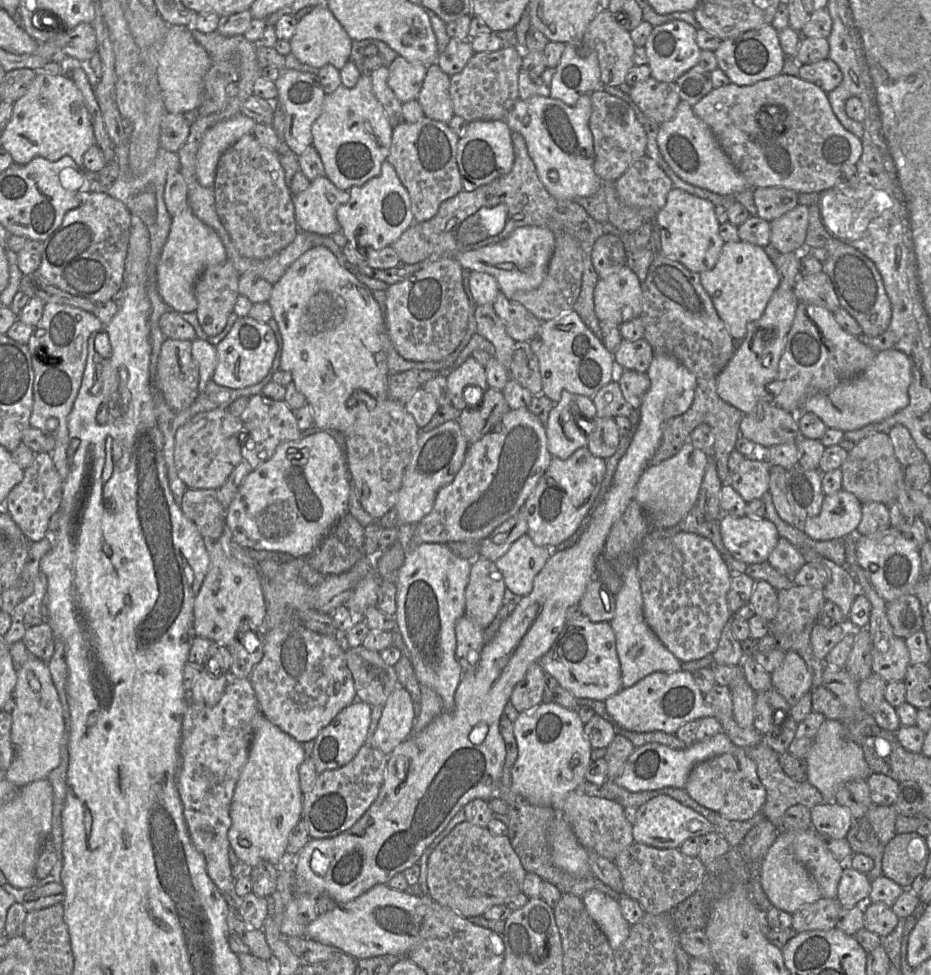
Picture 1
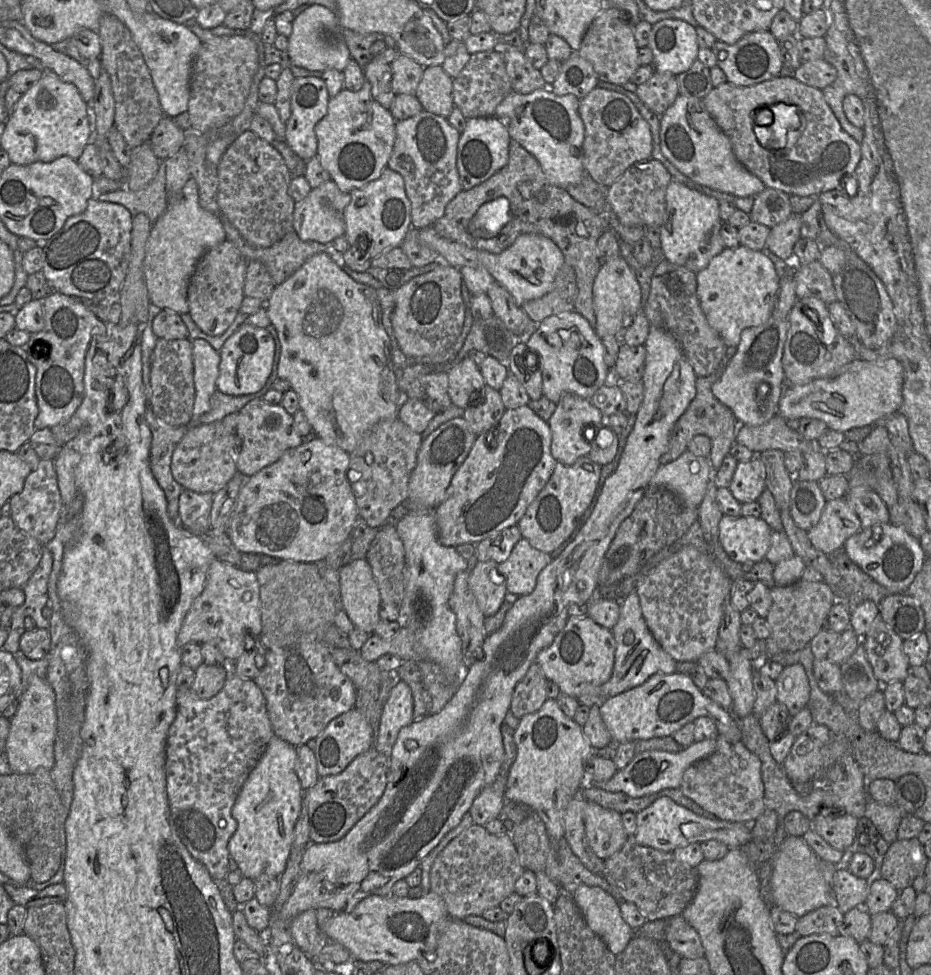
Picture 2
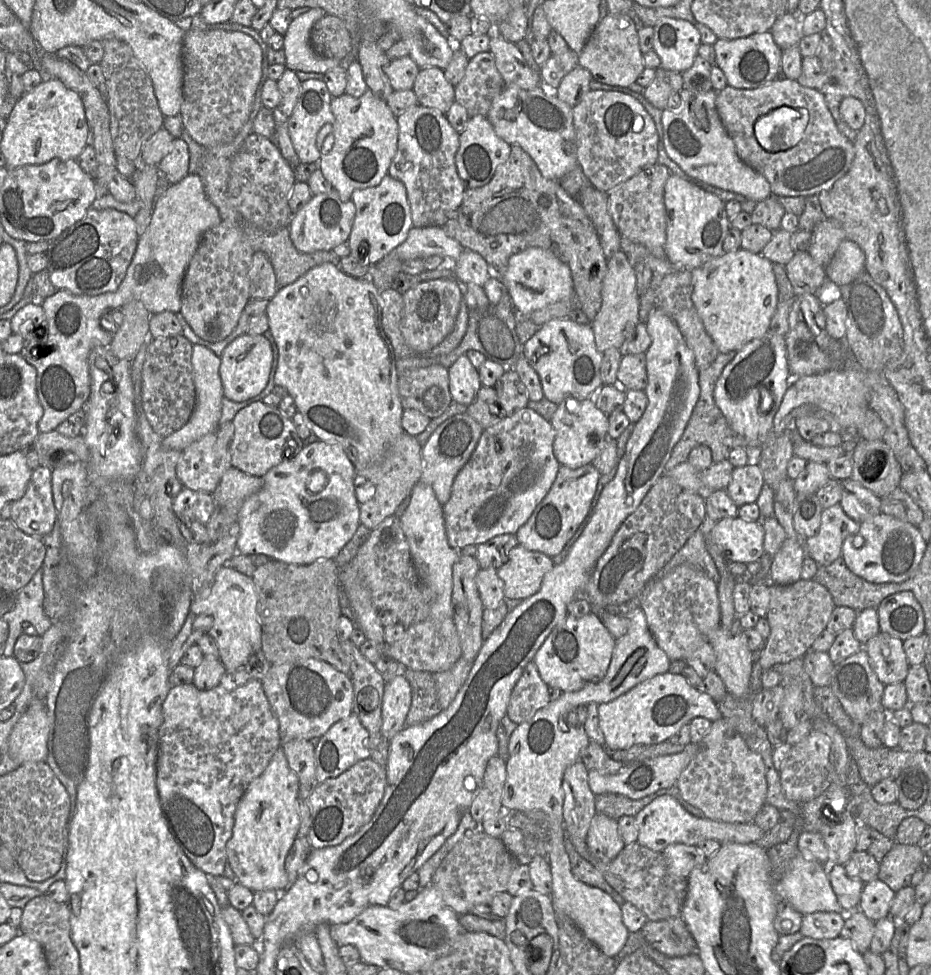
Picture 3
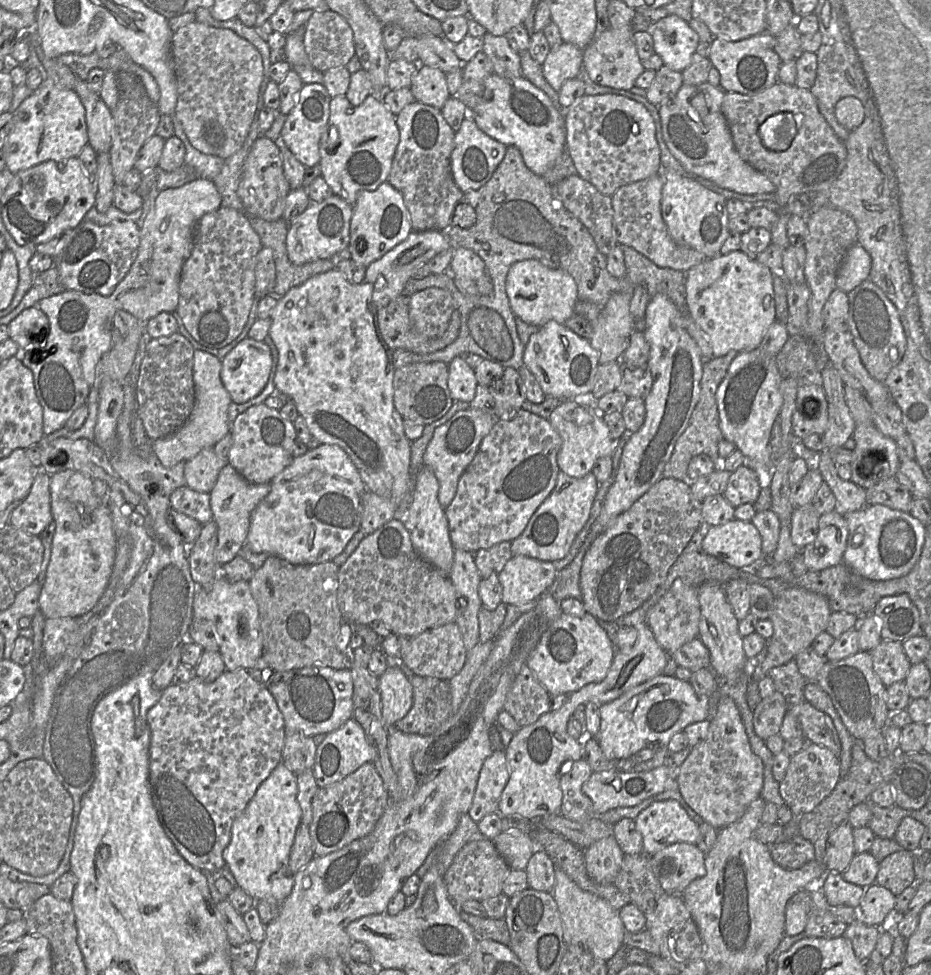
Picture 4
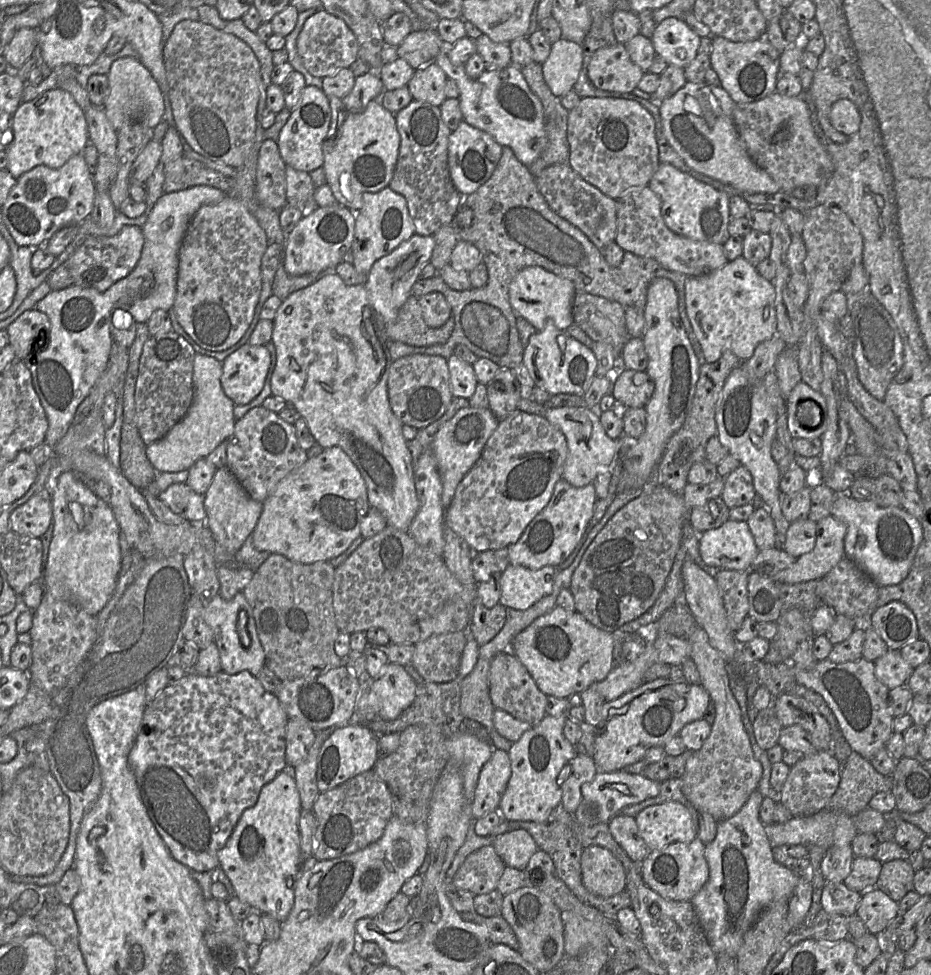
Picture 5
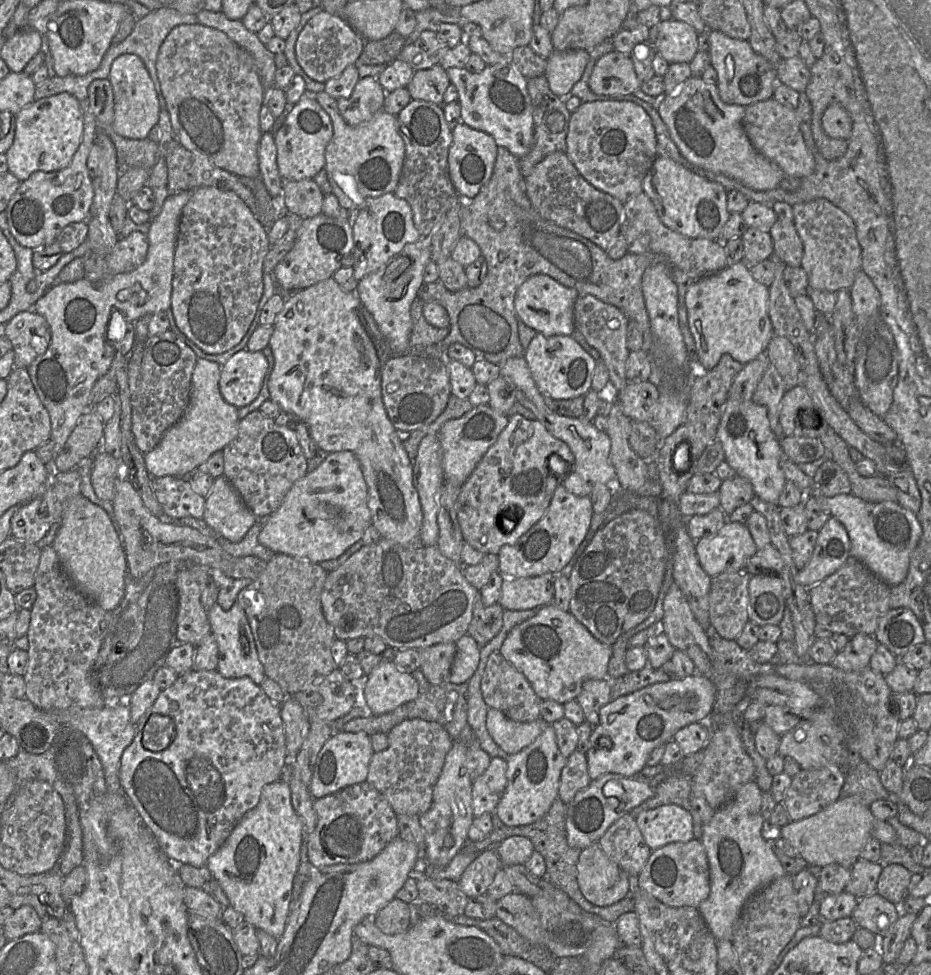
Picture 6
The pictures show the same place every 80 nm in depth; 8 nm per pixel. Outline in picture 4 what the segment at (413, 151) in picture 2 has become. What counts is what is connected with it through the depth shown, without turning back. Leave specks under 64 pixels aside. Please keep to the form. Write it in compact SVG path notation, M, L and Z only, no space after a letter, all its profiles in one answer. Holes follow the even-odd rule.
M416 100L396 115L396 123L400 139L387 181L401 193L412 230L446 231L451 226L455 207L463 199L451 170L455 132L441 110Z

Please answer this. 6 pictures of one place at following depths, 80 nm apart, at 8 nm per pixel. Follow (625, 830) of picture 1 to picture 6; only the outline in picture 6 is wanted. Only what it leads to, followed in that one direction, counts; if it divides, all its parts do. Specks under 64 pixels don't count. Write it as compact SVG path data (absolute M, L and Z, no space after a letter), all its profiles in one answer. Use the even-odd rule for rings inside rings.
M599 841L581 851L577 881L585 899L598 907L613 905L630 891L629 876L607 857Z

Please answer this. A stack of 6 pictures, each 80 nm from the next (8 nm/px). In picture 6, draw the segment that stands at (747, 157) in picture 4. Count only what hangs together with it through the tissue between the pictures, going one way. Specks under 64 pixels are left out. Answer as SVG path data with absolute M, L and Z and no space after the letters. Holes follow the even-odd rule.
M769 98L745 107L744 130L753 147L763 156L776 163L785 175L804 178L815 170L815 158L805 144L795 109L776 99Z

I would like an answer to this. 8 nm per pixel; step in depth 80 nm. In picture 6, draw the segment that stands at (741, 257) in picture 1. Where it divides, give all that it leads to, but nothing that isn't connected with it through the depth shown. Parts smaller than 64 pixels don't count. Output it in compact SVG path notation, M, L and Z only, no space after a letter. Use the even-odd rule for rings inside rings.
M745 261L727 266L715 274L697 278L686 293L686 307L689 328L695 341L695 359L701 371L713 369L724 354L729 354L743 365L747 364L764 355L774 335L769 316L769 287L753 278L749 264Z

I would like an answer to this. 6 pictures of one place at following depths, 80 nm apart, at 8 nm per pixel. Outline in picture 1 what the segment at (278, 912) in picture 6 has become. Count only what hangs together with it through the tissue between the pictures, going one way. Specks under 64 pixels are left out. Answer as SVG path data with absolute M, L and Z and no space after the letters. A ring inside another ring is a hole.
M262 713L254 718L254 736L230 805L230 847L249 868L261 862L280 866L287 856L288 837L302 818L303 792L299 767L306 758L302 743L272 724Z

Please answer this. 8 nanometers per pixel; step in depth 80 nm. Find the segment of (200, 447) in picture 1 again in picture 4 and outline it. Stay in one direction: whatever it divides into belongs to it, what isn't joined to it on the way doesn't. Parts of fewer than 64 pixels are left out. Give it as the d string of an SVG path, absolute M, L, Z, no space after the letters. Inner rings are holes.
M213 447L205 448L184 463L185 486L199 493L210 493L228 460L218 457Z

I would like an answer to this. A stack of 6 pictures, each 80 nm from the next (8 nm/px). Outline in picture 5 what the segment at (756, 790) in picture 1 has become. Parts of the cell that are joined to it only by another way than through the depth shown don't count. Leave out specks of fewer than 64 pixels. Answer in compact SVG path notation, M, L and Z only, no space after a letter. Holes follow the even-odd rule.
M696 622L687 640L691 645L691 659L698 669L701 685L714 703L716 716L710 735L686 762L685 772L680 778L682 791L698 812L711 814L718 823L729 819L743 807L752 792L758 788L763 770L753 754L740 707L730 690L727 663L711 646L706 632Z

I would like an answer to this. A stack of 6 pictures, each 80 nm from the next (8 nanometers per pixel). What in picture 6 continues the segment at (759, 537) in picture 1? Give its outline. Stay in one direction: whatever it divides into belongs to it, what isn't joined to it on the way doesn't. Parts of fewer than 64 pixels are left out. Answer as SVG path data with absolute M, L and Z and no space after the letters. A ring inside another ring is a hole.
M726 521L713 536L696 541L695 550L701 567L712 578L722 573L744 570L746 561L758 549L746 524Z

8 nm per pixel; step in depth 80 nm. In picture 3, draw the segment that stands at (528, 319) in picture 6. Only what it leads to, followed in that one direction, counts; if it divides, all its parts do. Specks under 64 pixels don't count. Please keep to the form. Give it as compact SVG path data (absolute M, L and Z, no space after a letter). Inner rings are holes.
M530 247L512 255L500 278L519 317L528 317L536 310L574 295L568 265L553 252L540 247Z

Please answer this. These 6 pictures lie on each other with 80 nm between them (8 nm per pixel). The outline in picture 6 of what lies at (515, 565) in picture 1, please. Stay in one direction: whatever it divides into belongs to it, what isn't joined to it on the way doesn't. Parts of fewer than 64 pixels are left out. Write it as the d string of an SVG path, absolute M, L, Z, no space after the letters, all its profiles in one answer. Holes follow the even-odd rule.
M545 573L526 578L504 578L500 605L514 611L552 604L558 574Z

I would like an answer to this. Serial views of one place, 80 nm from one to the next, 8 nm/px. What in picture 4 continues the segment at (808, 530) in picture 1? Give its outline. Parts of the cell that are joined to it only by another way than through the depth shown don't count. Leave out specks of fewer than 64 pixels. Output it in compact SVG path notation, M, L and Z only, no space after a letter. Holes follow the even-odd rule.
M837 510L819 518L814 542L801 551L807 571L820 571L843 562L848 538L848 525Z

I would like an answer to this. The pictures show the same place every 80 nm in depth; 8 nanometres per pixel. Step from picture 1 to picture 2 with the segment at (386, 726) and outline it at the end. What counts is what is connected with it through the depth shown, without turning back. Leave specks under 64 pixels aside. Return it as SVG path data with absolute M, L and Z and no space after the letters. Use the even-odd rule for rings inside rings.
M397 680L383 705L379 731L373 747L389 757L400 730L413 721L411 689L404 681Z

